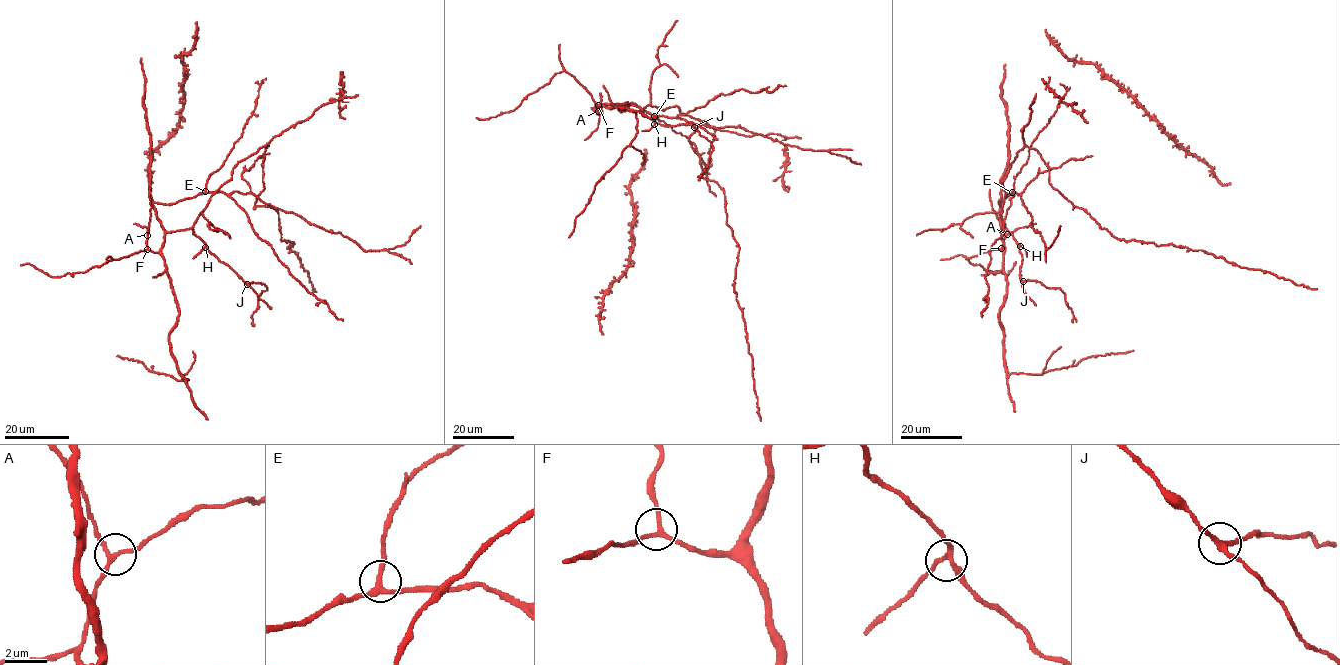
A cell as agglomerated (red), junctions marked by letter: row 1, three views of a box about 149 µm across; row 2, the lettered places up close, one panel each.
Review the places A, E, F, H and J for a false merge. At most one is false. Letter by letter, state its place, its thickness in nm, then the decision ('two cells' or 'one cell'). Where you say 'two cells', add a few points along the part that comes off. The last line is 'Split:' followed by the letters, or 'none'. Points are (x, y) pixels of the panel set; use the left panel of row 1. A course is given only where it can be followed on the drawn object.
A: (147, 235) | 200 nm | one cell
E: (205, 191) | 240 nm | one cell
F: (147, 249) | 190 nm | one cell
H: (205, 247) | 190 nm | one cell
J: (247, 284) | 200 nm | one cell
Split: none

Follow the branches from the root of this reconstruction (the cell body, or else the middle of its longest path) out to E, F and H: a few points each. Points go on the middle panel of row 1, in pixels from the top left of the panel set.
E: (619, 104), (603, 105), (634, 103), (654, 116)
F: (619, 104), (610, 108), (598, 105)
H: (619, 104), (637, 106), (654, 124)

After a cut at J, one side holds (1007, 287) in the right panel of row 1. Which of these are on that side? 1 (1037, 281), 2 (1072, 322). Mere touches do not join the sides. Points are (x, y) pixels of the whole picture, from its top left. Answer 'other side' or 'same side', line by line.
1: other side
2: other side

